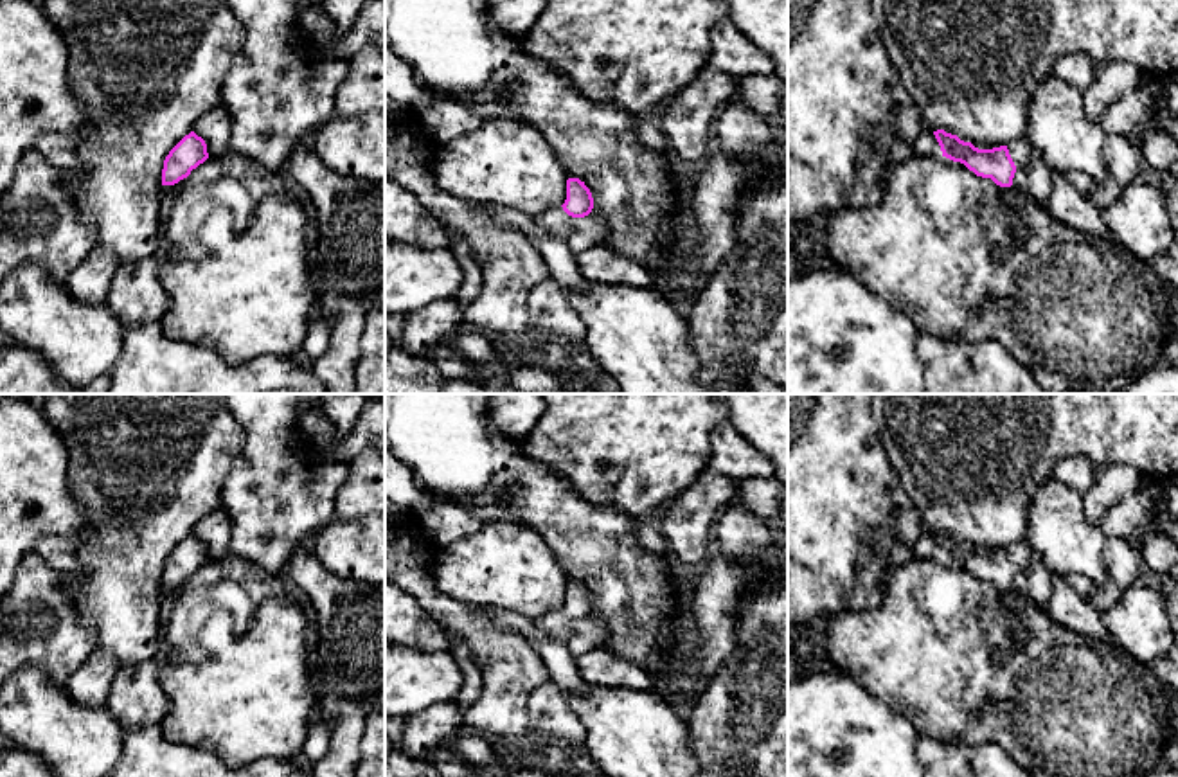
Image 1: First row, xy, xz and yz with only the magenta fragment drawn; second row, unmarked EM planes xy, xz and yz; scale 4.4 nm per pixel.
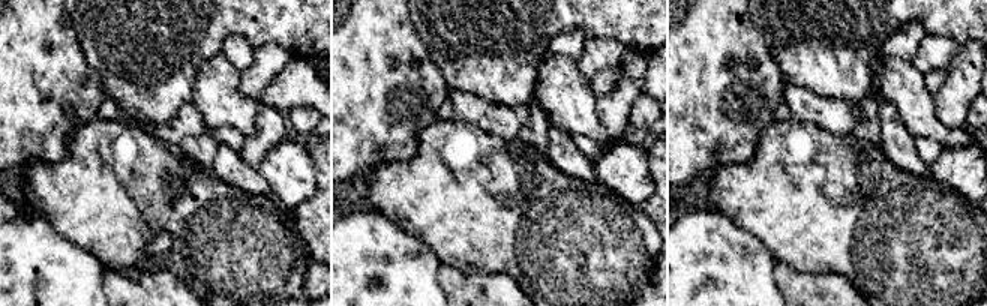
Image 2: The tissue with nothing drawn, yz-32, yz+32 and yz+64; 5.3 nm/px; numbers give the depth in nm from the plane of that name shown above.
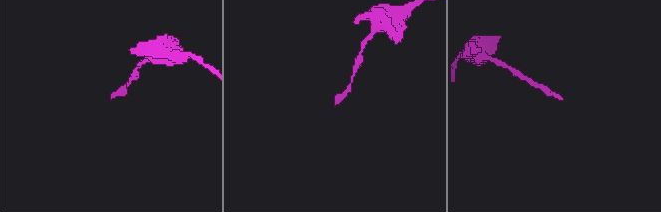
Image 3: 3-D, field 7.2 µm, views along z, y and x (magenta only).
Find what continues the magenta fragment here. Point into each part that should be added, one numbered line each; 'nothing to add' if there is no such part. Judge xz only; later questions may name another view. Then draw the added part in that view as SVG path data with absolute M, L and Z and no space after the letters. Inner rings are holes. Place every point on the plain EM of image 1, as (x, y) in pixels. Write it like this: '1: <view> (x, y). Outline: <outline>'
1: xz (556, 626). Outline: M563 610L534 619L536 628L550 640L567 644L572 637L574 621Z

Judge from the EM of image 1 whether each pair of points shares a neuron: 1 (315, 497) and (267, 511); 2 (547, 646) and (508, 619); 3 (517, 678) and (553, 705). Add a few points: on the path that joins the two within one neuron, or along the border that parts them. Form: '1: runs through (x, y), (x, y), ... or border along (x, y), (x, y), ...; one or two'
1: runs through (303, 497), (279, 499); one
2: runs through (538, 641), (517, 623); one
3: border along (549, 680), (538, 686), (527, 698), (529, 727); two

